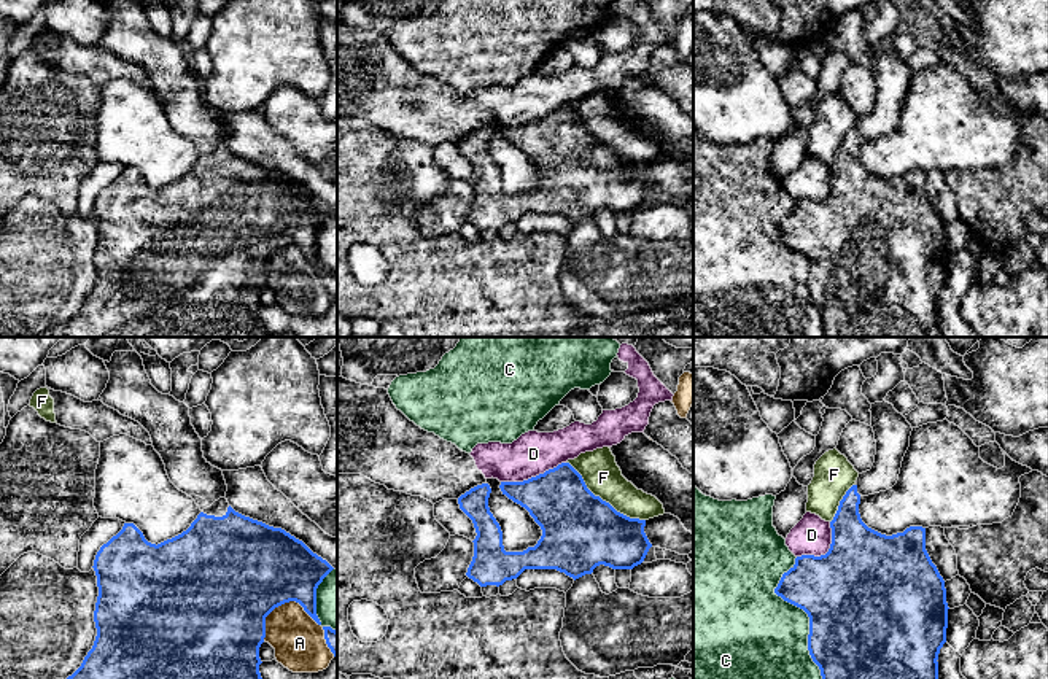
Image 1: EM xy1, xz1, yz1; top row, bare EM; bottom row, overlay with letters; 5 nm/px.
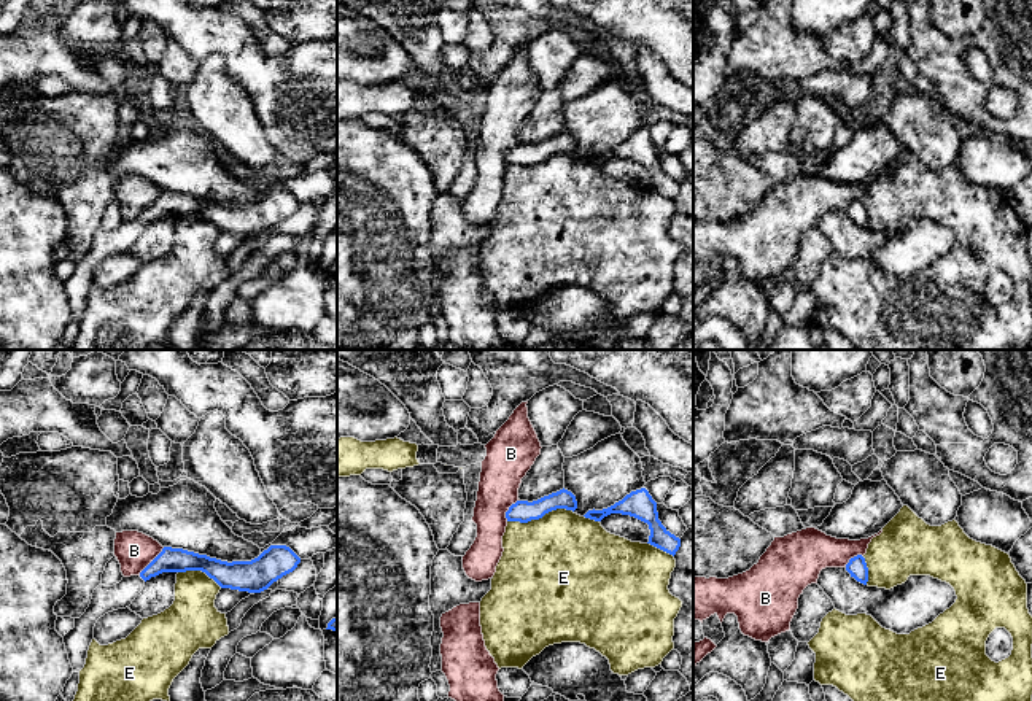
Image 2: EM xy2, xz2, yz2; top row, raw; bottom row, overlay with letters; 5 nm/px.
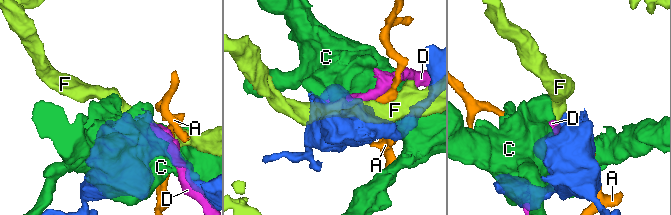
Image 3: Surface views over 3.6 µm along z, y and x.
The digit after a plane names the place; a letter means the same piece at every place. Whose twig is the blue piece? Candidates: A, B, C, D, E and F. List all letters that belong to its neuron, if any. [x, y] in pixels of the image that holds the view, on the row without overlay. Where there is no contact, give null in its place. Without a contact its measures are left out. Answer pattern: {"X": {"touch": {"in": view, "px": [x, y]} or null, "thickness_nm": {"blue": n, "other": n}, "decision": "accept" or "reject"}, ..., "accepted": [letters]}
{"A": {"touch": {"in": "xy1", "px": [307, 256]}, "thickness_nm": {"blue": 320, "other": 260}, "decision": "reject"}, "B": {"touch": {"in": "xy2", "px": [151, 205]}, "thickness_nm": {"blue": 130, "other": 190}, "decision": "reject"}, "C": {"touch": {"in": "yz1", "px": [810, 264]}, "thickness_nm": {"blue": 500, "other": 440}, "decision": "reject"}, "D": {"touch": {"in": "xz1", "px": [533, 121]}, "thickness_nm": {"blue": 320, "other": 220}, "decision": "reject"}, "E": {"touch": {"in": "xz2", "px": [539, 161]}, "thickness_nm": {"blue": 110, "other": 480}, "decision": "reject"}, "F": {"touch": {"in": "xz1", "px": [601, 143]}, "thickness_nm": {"blue": 380, "other": 190}, "decision": "reject"}, "accepted": []}

